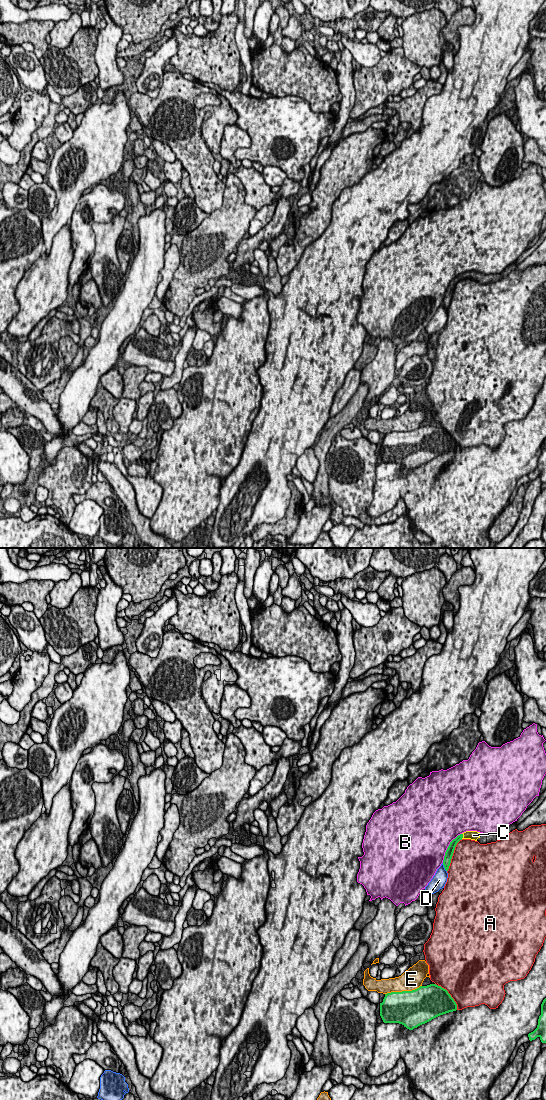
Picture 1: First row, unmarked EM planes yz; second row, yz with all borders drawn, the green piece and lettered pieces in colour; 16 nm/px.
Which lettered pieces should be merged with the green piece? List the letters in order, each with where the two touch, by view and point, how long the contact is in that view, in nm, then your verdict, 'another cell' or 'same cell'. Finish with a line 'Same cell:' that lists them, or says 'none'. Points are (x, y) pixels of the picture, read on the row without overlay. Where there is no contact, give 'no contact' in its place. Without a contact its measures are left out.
A: yz (452, 295) | 600 nm | another cell
B: yz (448, 287) | 550 nm | another cell
C: yz (462, 276) | 100 nm | same cell
D: yz (444, 307) | 160 nm | another cell
E: yz (403, 431) | 600 nm | another cell
Same cell: C

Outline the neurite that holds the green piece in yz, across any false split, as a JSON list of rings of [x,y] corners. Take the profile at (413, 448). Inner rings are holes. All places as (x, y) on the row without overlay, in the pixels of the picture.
[[[436,424],[420,426],[412,431],[387,433],[380,443],[380,456],[384,463],[399,463],[409,470],[456,450],[457,444],[448,431]]]

